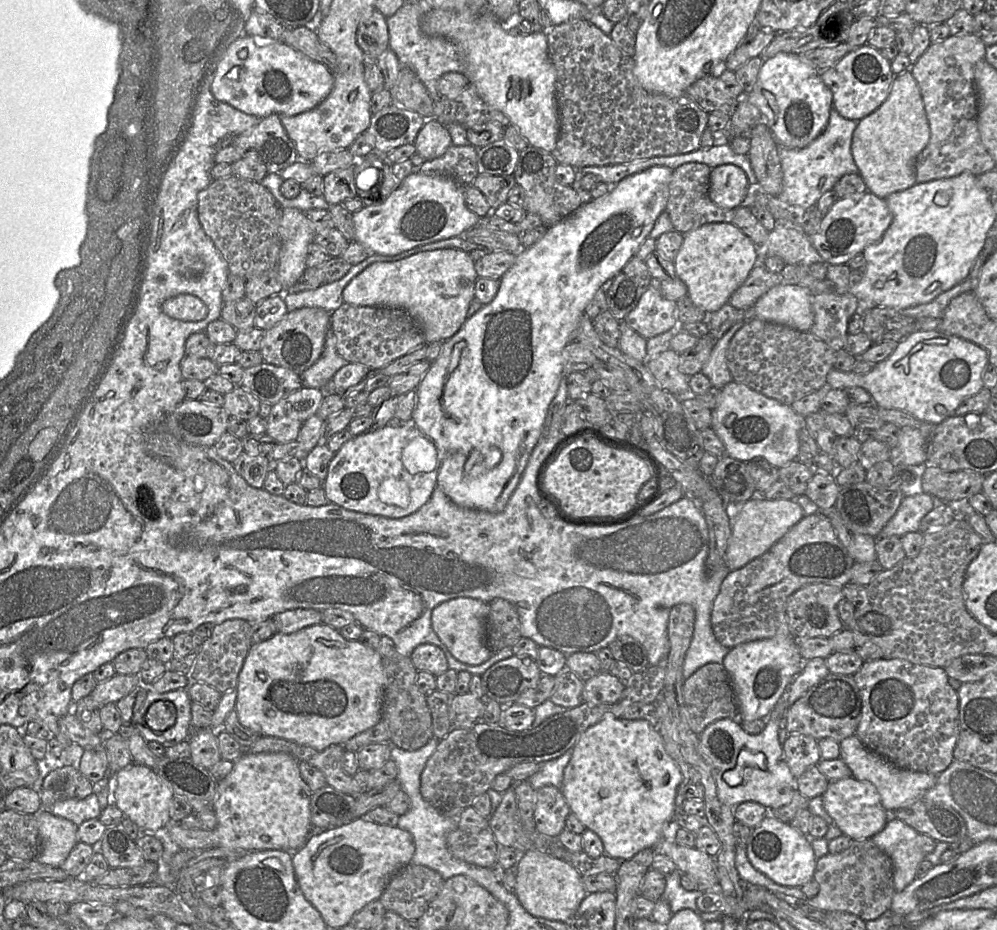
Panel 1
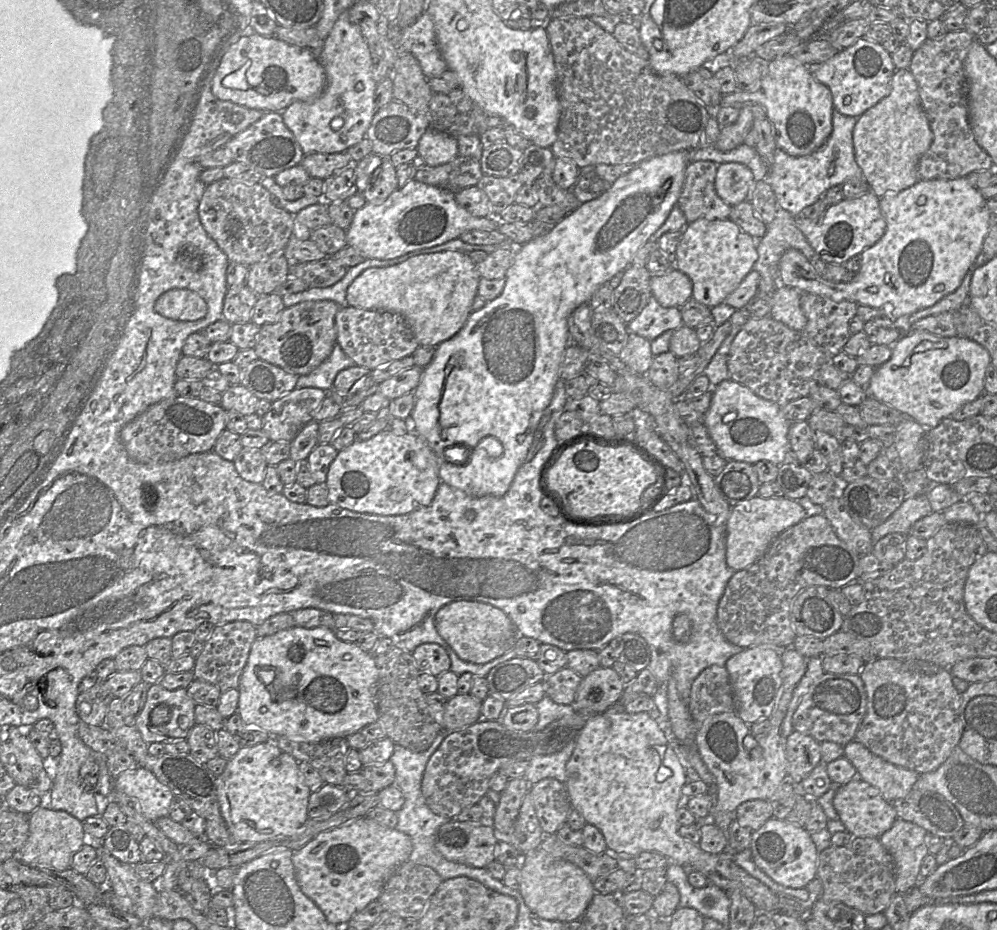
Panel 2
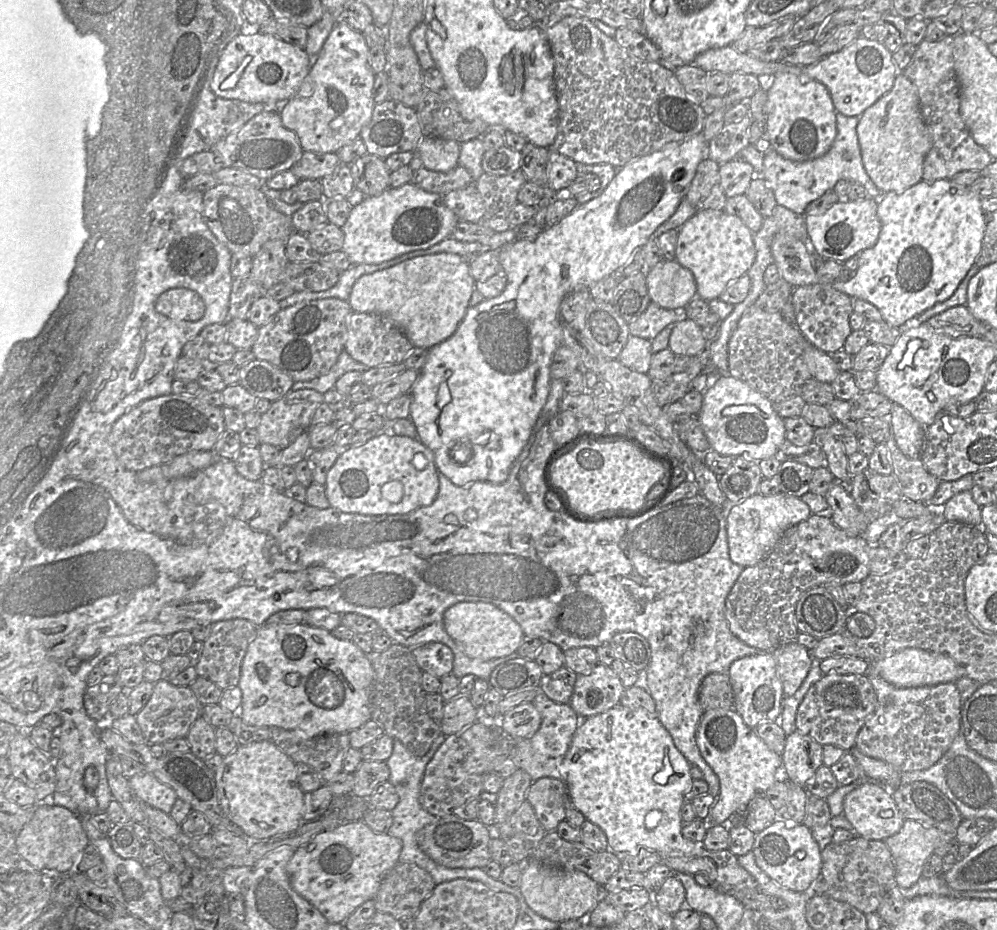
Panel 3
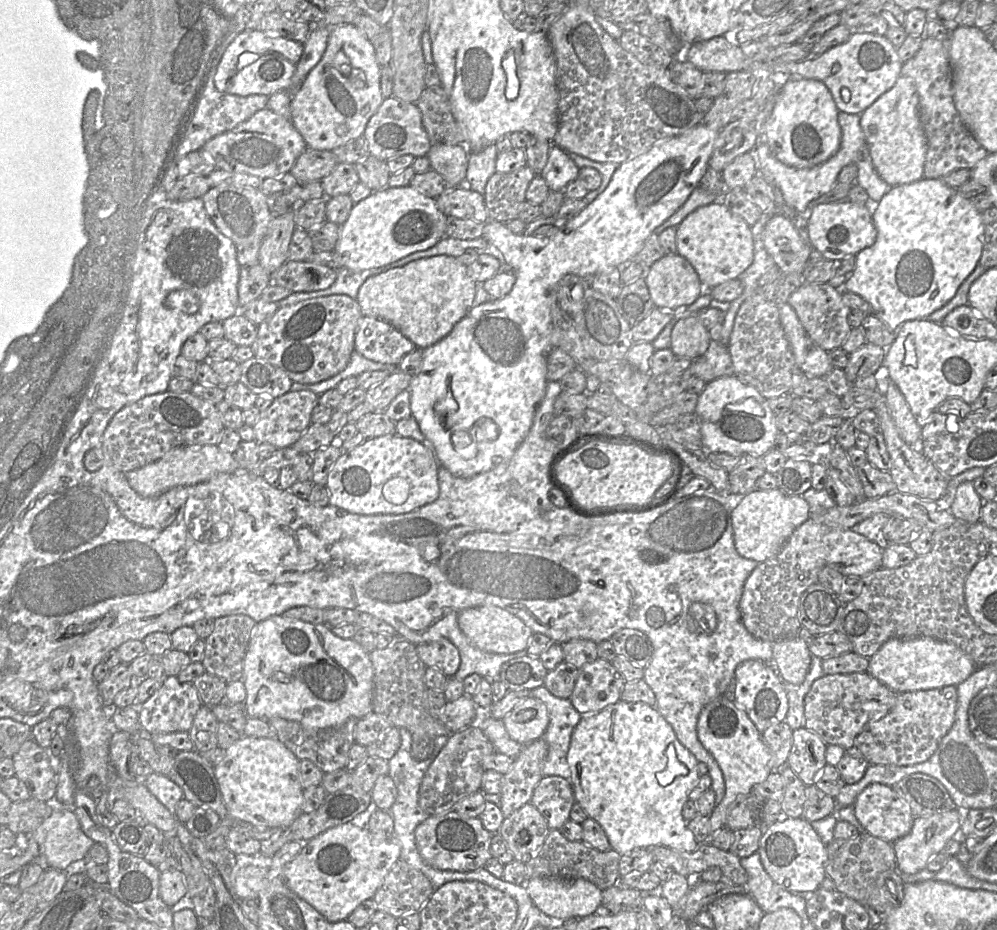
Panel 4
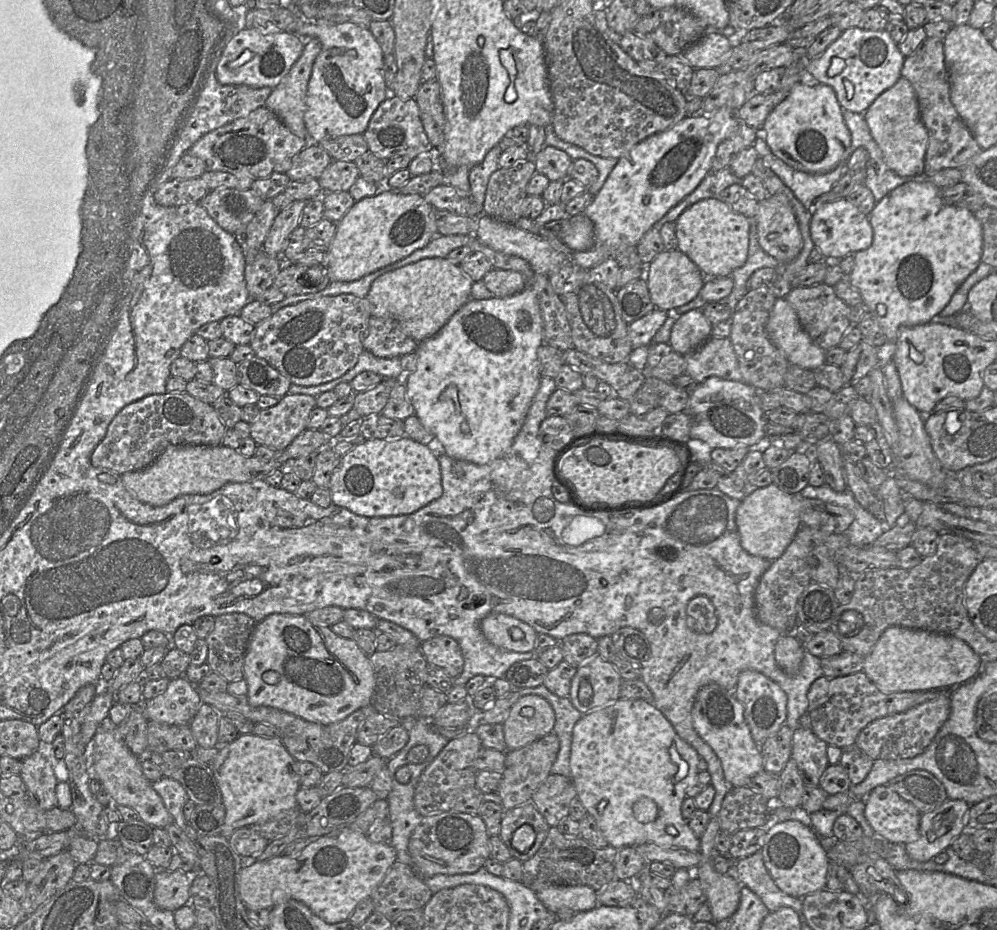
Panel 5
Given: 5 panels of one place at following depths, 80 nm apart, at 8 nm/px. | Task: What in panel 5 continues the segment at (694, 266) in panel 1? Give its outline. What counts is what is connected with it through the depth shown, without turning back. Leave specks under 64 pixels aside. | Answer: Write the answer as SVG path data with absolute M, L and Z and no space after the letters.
M719 198L691 205L676 220L678 250L686 254L707 278L729 277L748 258L751 220L733 211Z

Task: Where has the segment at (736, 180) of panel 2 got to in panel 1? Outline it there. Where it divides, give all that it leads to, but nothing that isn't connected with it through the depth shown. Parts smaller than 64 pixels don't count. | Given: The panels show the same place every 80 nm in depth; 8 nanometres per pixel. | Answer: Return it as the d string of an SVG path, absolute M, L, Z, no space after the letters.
M722 164L711 170L709 197L719 207L736 209L744 205L748 187L746 173L733 164Z

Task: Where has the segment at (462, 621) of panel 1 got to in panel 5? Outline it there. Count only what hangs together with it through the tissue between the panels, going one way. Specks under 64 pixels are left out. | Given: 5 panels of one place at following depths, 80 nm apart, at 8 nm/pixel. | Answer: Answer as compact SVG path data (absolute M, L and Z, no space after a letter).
M502 613L483 618L480 630L493 645L517 653L533 651L538 635L527 623Z

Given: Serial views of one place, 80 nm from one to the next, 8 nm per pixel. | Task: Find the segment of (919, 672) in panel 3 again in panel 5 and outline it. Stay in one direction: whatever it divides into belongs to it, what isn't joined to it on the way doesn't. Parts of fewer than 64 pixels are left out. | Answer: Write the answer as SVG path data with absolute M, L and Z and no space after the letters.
M892 626L882 633L872 652L864 658L863 672L881 692L898 693L952 690L973 679L981 669L980 657L961 639L936 632Z

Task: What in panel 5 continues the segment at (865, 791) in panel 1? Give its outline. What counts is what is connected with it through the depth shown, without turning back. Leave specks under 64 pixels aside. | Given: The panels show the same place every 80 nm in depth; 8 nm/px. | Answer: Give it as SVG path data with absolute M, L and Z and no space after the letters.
M887 785L874 788L865 798L865 817L874 831L893 844L908 844L920 837L920 811Z

